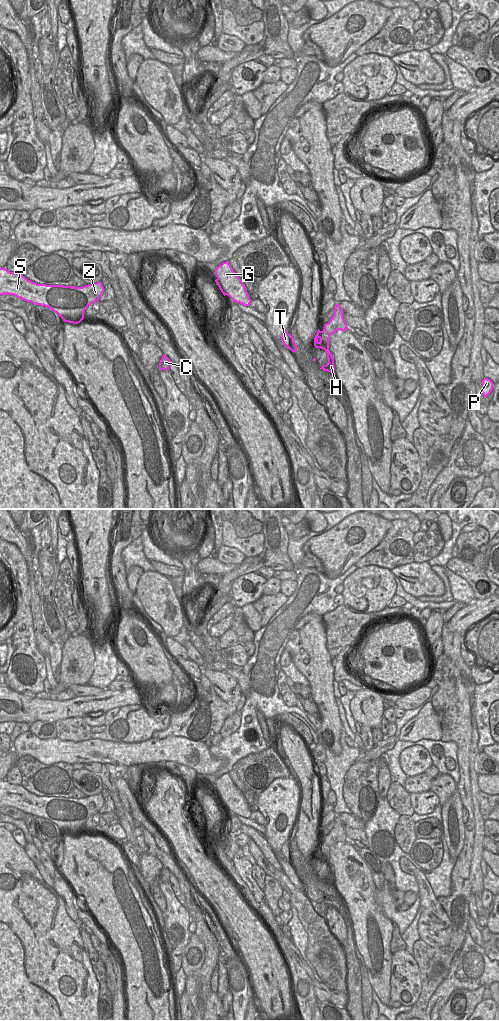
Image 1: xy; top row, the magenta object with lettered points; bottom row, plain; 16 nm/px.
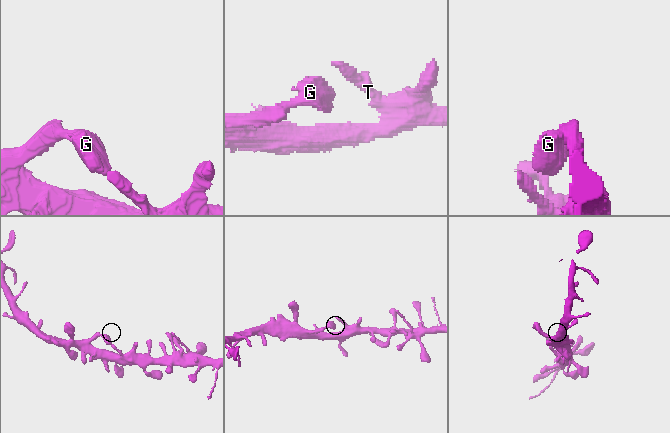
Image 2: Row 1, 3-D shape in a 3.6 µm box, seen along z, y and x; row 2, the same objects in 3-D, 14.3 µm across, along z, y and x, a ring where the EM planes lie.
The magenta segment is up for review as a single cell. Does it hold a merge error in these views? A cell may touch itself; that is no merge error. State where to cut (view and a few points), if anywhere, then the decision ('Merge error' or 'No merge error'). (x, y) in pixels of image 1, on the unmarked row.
No split. No merge error.

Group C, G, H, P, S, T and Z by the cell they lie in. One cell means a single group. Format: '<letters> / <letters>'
C G H P S T Z

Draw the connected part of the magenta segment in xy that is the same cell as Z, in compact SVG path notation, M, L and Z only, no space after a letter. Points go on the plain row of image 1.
M0 780L0 807L14 807L34 817L48 819L64 834L80 835L87 819L98 813L103 804L101 794L83 799L37 796L21 785Z

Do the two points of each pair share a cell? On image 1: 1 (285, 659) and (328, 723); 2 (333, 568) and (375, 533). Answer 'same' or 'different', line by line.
1: different
2: same

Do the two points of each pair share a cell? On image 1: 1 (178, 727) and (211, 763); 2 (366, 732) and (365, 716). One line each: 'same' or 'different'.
1: different
2: different

